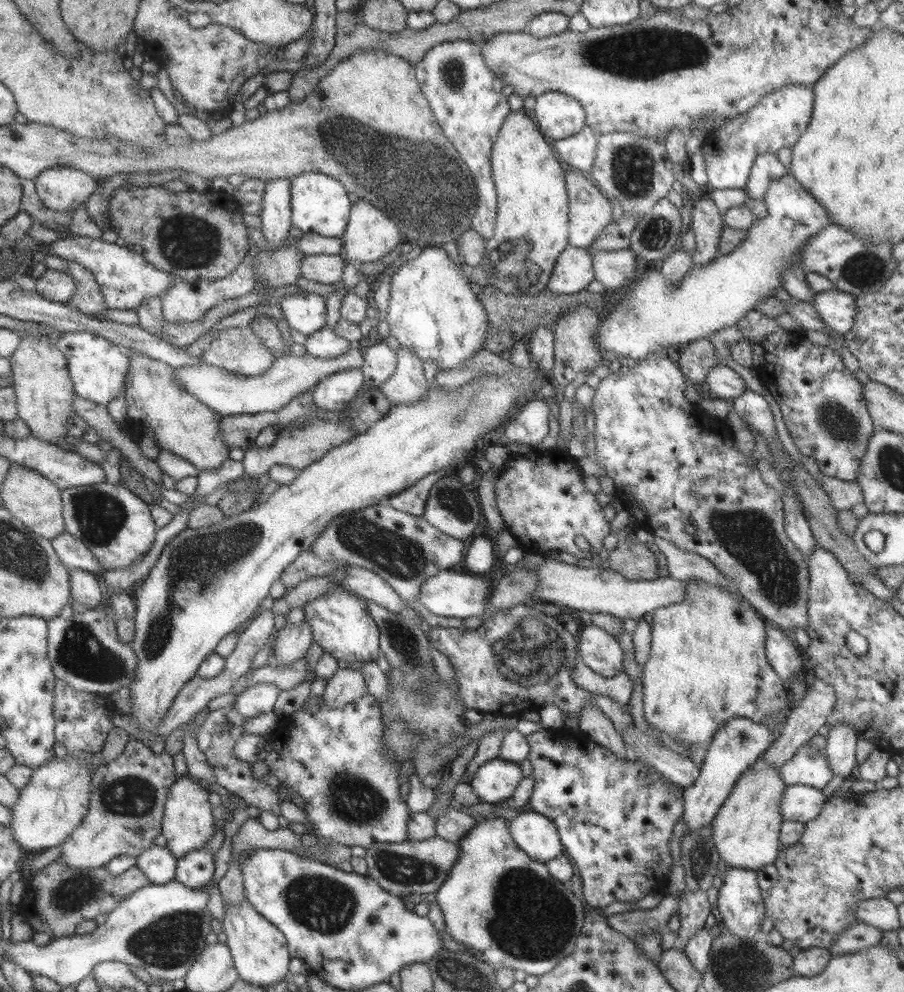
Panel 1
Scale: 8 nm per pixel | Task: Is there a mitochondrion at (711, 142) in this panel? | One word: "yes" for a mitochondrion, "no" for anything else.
no

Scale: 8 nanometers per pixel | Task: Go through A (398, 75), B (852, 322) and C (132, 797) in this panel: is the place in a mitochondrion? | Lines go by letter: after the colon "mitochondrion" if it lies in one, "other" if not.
A: other
B: other
C: mitochondrion

